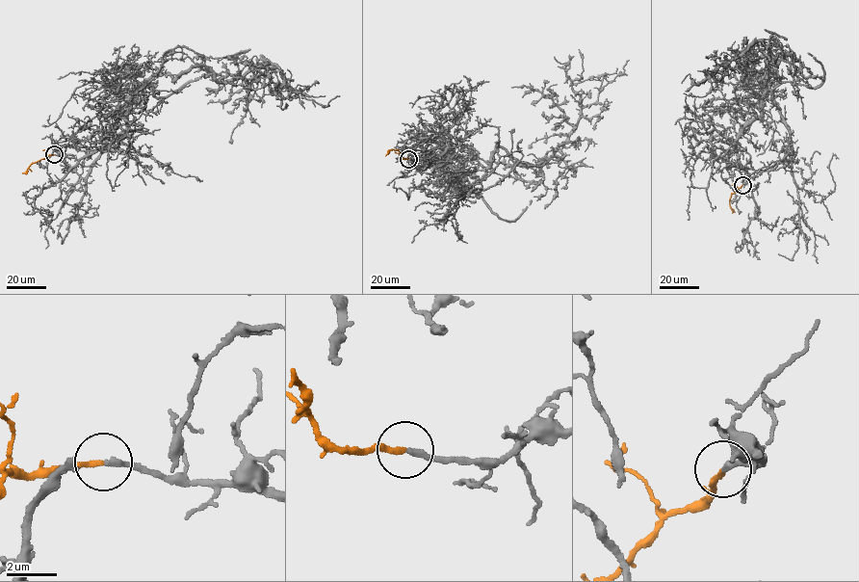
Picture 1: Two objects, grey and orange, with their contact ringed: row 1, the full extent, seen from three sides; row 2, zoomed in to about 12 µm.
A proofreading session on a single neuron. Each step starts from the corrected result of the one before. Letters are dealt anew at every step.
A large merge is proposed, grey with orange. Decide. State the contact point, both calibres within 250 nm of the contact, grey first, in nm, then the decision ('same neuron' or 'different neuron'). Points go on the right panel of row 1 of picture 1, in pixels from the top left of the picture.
(742, 185) | 260/220 nm | same neuron

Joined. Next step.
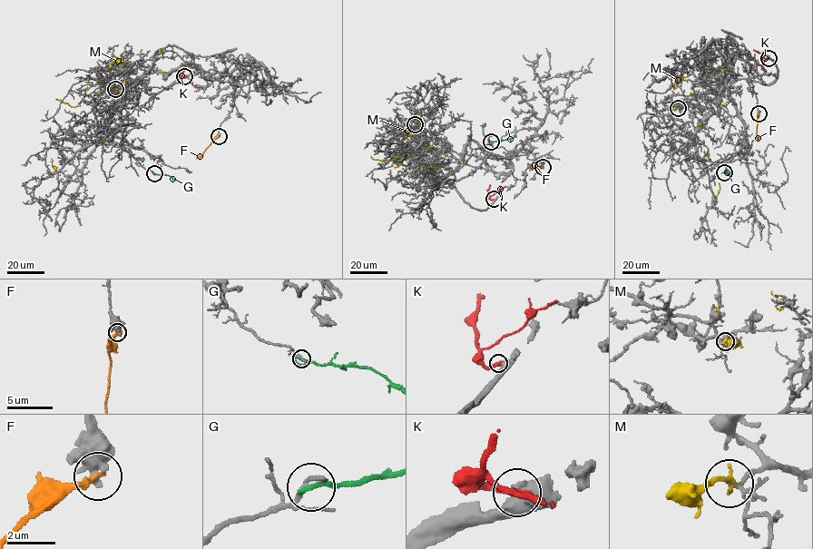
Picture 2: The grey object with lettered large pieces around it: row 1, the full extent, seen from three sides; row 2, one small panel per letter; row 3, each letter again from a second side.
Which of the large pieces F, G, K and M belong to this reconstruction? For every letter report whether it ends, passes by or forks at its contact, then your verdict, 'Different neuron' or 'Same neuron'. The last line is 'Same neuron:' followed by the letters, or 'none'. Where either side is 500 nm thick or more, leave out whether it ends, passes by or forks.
F: Different neuron
G: It ends there. Different neuron
K: Different neuron
M: It ends there. Different neuron
Same neuron: none

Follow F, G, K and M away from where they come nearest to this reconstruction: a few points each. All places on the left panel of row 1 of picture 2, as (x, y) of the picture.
F: (219, 136), (196, 158)
G: (154, 173), (169, 175), (179, 181)
K: (184, 76), (196, 88)
M: (115, 89), (109, 67), (102, 86), (87, 89), (81, 102), (72, 107), (51, 158), (53, 171)

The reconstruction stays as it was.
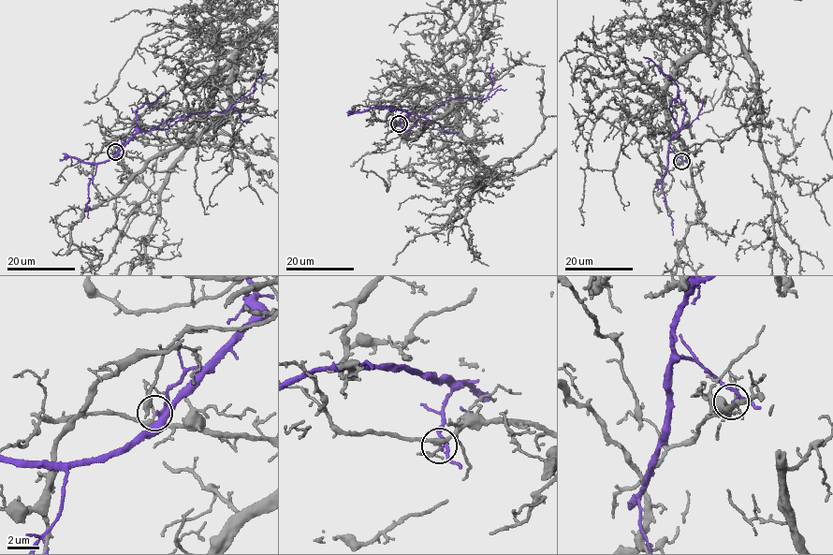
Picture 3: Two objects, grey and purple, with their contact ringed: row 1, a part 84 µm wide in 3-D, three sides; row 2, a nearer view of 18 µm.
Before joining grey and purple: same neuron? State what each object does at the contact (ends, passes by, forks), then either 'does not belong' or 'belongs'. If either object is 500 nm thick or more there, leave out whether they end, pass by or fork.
grey forks there; purple passes by; does not belong

